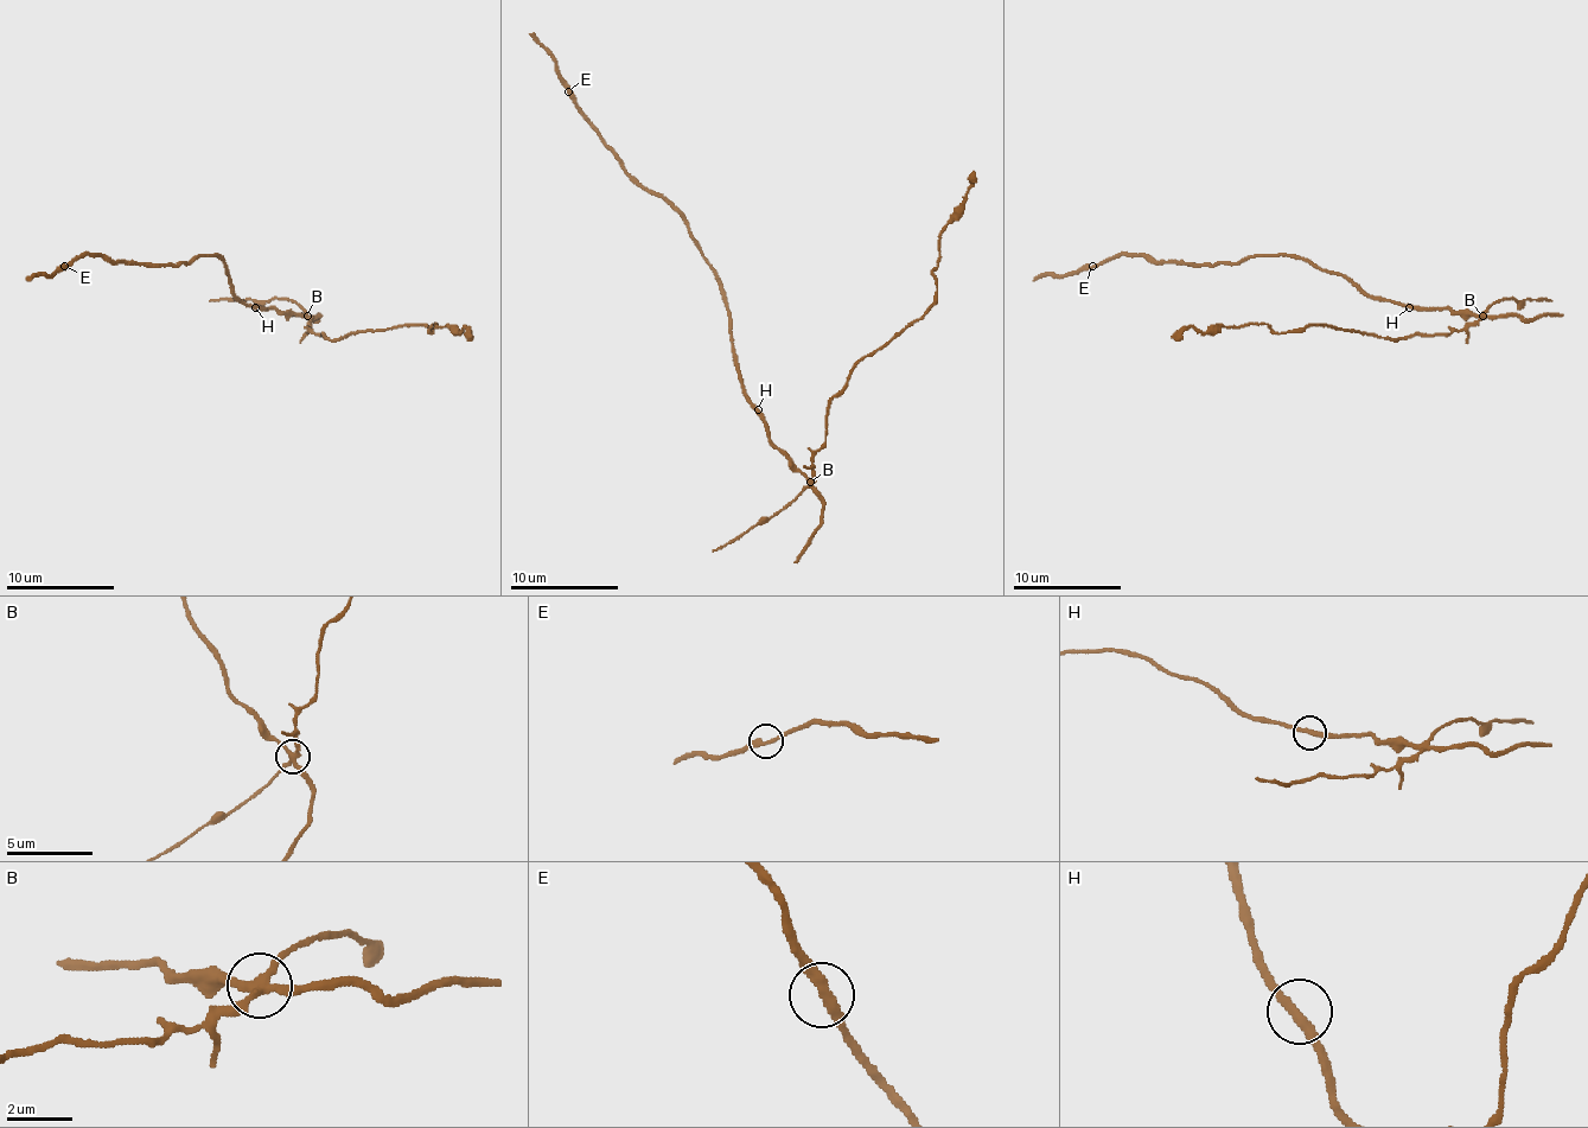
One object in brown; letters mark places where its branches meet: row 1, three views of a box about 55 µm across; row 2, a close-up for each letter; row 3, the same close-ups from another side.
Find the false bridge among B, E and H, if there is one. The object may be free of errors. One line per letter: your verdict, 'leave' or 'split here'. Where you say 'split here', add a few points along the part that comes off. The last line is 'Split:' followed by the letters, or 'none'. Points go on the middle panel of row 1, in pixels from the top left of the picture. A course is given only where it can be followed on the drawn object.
B: split here; foreign part runs (810, 483), (829, 401), (867, 355), (935, 300), (941, 230), (973, 170)
E: leave
H: leave
Split: B

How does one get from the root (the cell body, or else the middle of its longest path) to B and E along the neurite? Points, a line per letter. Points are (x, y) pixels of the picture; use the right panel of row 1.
B: (1413, 304), (1451, 307), (1455, 312), (1483, 314)
E: (1413, 304), (1366, 295), (1345, 276), (1287, 255), (1236, 263), (1114, 255), (1092, 266)

